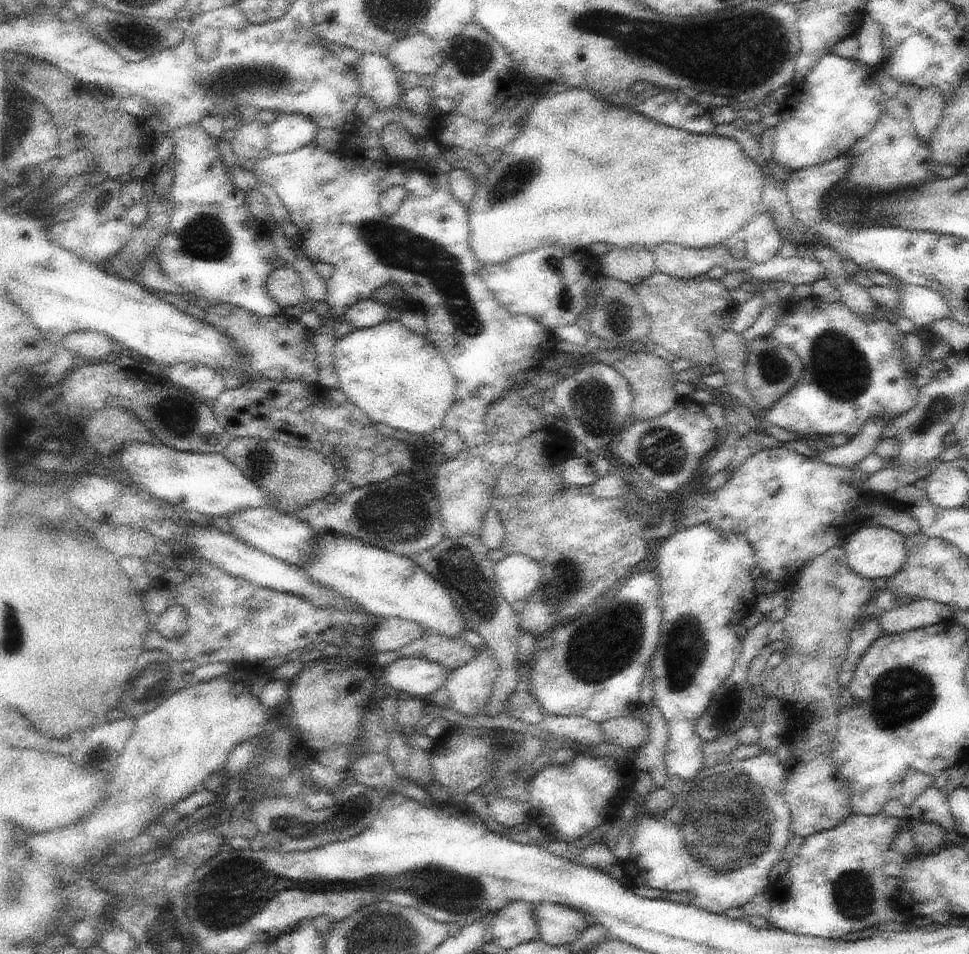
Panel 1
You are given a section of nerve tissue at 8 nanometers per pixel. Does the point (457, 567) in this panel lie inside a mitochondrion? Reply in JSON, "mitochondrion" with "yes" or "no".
{"mitochondrion":"yes"}

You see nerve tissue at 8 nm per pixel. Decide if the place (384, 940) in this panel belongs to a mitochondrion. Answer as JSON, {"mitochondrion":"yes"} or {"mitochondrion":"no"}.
{"mitochondrion":"yes"}

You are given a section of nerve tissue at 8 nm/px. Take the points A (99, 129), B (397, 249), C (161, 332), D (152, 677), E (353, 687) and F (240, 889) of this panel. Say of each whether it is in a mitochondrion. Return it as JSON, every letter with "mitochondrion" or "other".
{"A":"other","B":"mitochondrion","C":"other","D":"mitochondrion","E":"other","F":"mitochondrion"}

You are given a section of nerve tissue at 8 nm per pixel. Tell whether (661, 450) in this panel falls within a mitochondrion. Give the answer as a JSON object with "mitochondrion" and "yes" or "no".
{"mitochondrion":"yes"}

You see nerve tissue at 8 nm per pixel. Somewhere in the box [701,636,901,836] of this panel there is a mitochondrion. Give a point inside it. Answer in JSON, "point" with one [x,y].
{"point":[721,703]}

